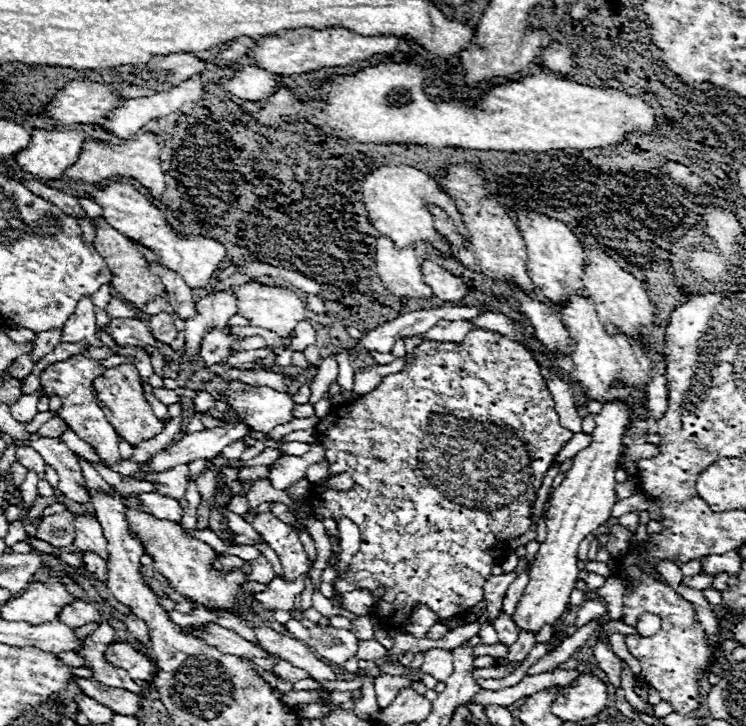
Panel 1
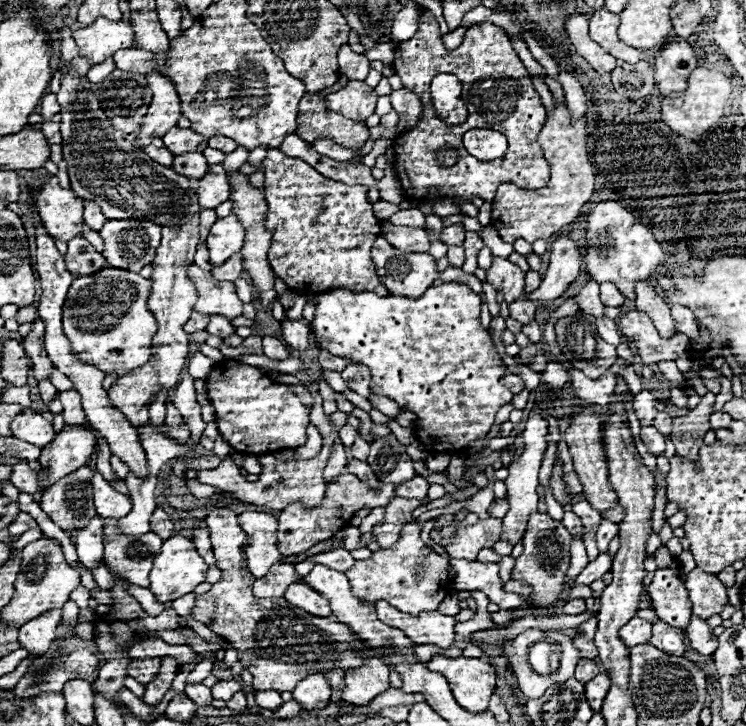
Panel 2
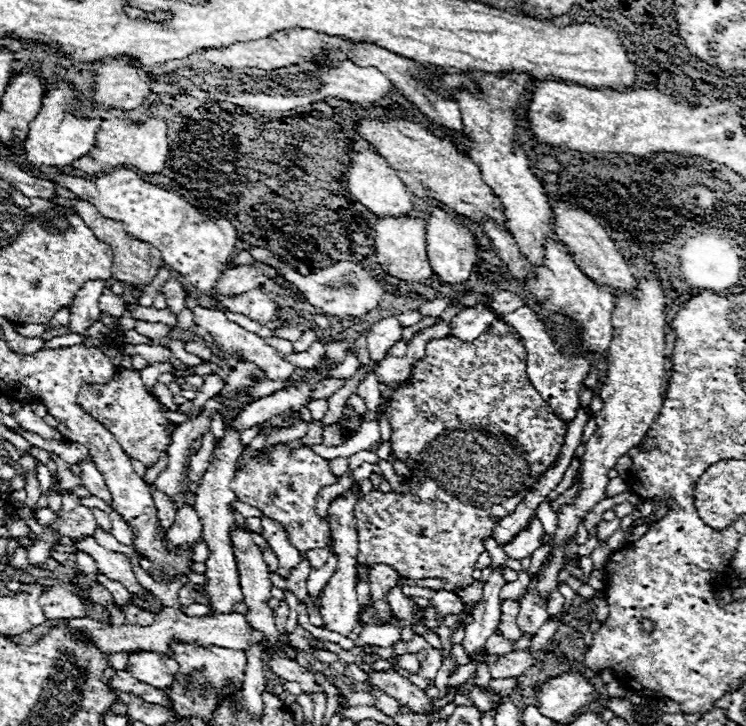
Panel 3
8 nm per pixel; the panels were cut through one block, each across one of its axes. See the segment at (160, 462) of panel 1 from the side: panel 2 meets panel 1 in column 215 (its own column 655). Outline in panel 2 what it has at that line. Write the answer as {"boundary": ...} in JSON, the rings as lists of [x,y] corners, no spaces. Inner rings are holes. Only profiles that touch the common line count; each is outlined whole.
{"boundary":[[[654,426],[642,428],[642,430],[640,430],[640,438],[642,438],[642,442],[644,442],[644,446],[648,448],[650,454],[660,456],[660,454],[664,452],[664,440],[666,440],[666,438],[664,438]]]}

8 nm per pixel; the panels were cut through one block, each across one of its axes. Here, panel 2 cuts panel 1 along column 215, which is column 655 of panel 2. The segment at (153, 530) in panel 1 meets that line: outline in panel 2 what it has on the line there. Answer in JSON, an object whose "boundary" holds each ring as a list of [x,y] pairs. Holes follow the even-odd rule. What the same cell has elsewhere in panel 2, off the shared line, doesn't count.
{"boundary":[[[660,546],[652,558],[658,564],[654,580],[648,586],[654,610],[662,622],[686,630],[692,614],[692,604],[688,600],[688,590],[680,578],[680,566],[676,558],[670,556],[666,546]]]}

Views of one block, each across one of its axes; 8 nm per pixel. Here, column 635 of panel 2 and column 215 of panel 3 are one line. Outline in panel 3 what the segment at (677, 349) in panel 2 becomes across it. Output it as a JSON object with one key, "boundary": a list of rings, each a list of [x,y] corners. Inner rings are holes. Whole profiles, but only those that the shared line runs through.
{"boundary":[[[192,296],[186,298],[186,306],[194,312],[196,333],[202,340],[206,340],[210,346],[220,348],[220,350],[224,350],[224,352],[228,352],[228,354],[238,354],[238,356],[242,356],[244,360],[250,360],[250,362],[258,364],[258,368],[262,368],[270,380],[286,380],[286,378],[290,378],[290,376],[294,374],[296,366],[294,366],[292,362],[288,362],[288,360],[284,358],[284,354],[280,354],[276,348],[272,348],[270,344],[266,344],[264,338],[260,338],[260,336],[256,336],[256,334],[240,328],[236,322],[230,322],[222,310],[202,308]]]}

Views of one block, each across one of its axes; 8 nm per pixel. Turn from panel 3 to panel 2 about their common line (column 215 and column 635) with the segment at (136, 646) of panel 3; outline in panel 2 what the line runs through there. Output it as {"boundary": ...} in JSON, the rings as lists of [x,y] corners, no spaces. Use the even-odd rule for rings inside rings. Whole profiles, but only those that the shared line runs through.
{"boundary":[[[634,616],[634,618],[628,620],[626,626],[620,628],[618,634],[620,634],[620,640],[628,648],[632,648],[632,646],[644,644],[644,642],[650,640],[650,636],[652,636],[652,624],[646,622],[646,620],[642,620],[642,618],[638,618],[638,616]]]}

